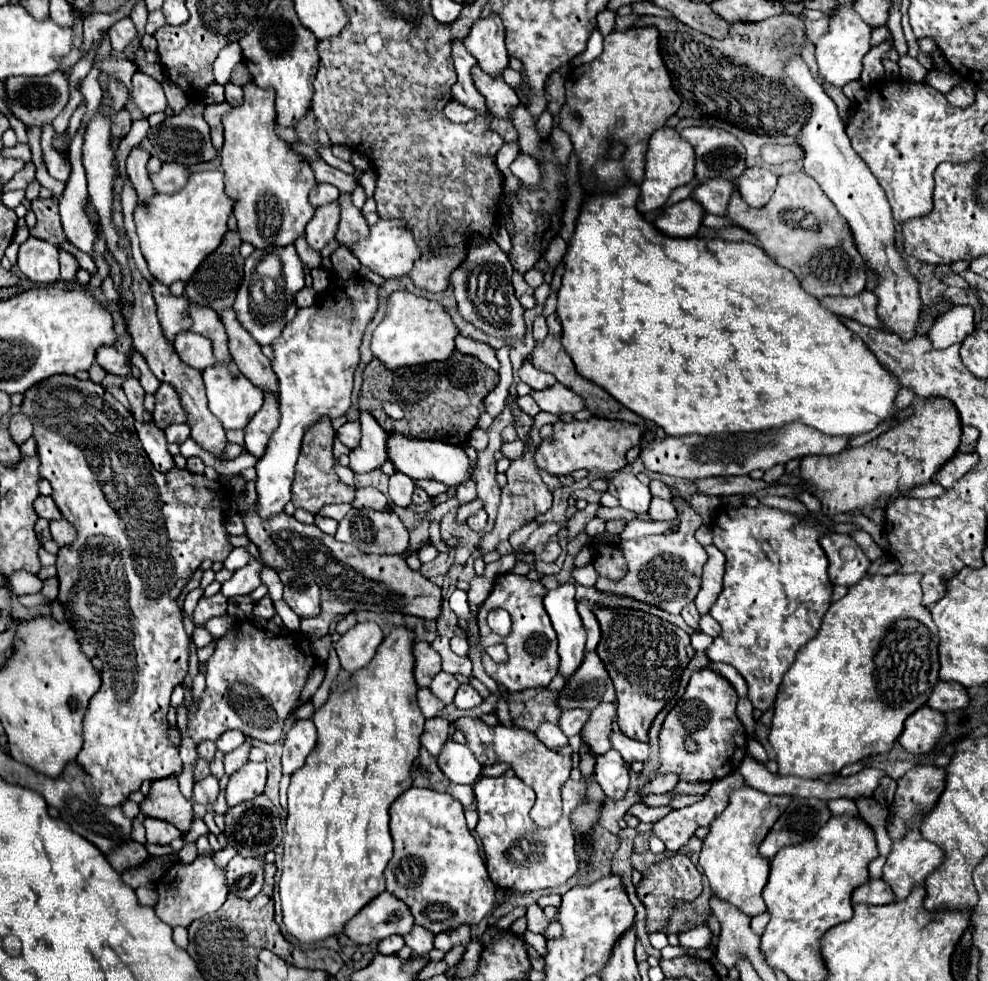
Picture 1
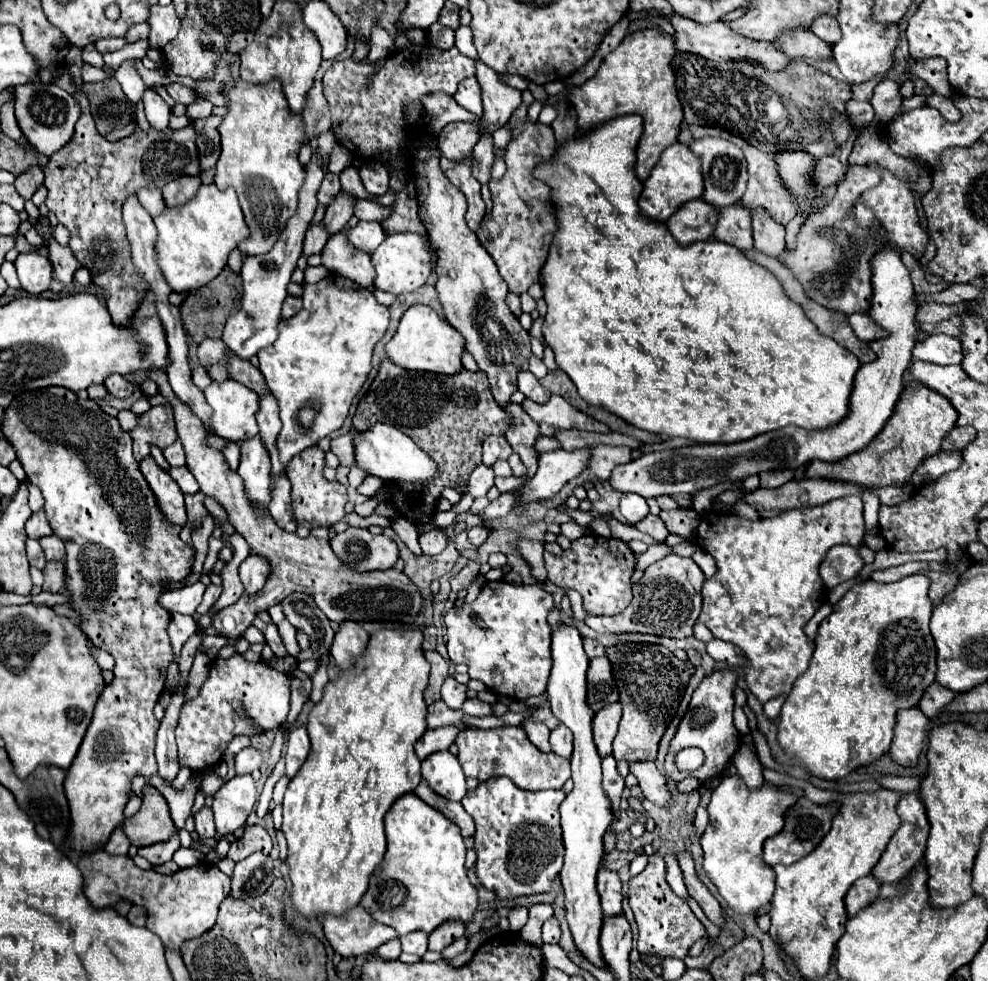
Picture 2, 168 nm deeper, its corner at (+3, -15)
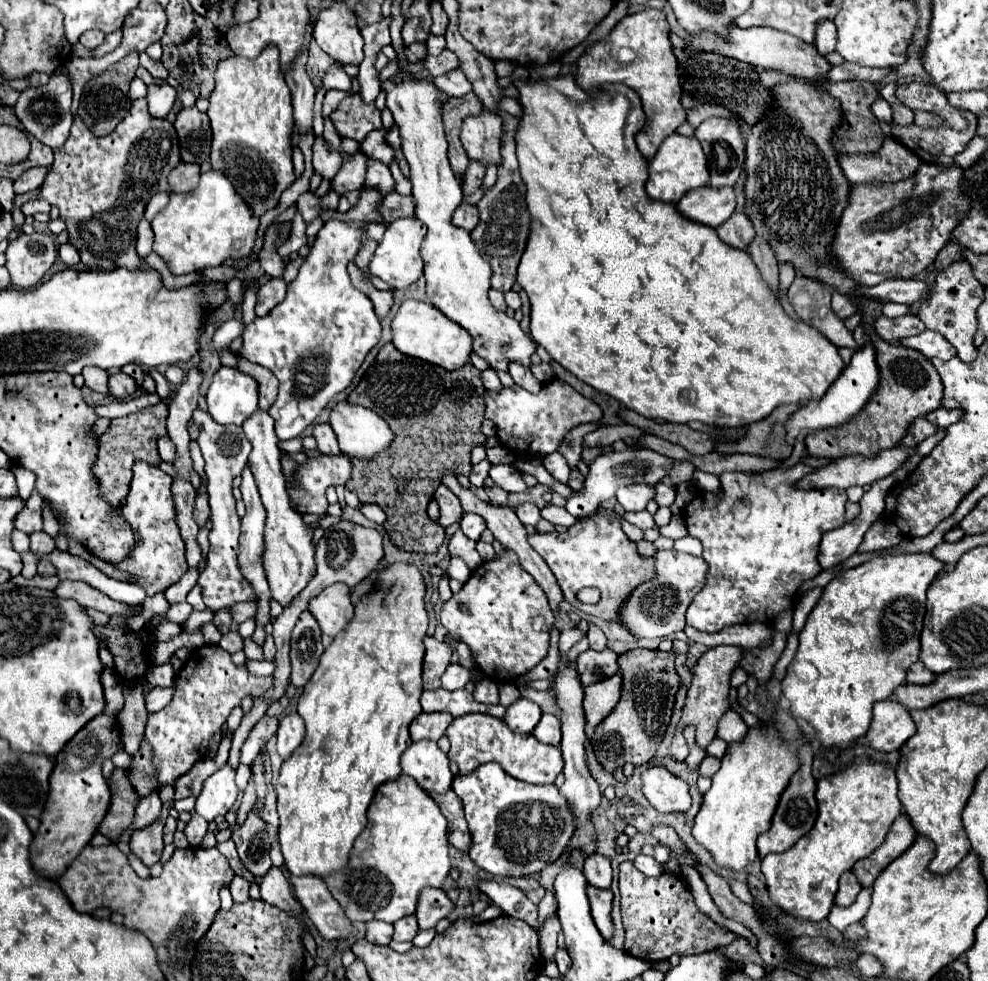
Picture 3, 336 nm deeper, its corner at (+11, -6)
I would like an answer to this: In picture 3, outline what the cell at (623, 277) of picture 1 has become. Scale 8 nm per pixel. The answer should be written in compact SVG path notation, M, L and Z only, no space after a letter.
M571 74L563 78L551 78L545 82L525 82L515 80L519 88L519 102L523 104L523 126L519 126L519 170L521 178L527 186L527 208L531 212L531 238L527 242L527 250L523 252L517 282L527 292L531 300L531 336L543 346L549 356L559 362L565 370L577 376L581 382L593 386L597 392L605 392L607 396L619 400L625 408L635 410L637 414L663 420L673 424L687 424L697 420L715 428L745 428L753 422L767 418L775 408L785 404L801 404L811 400L821 400L827 388L837 380L843 372L845 362L839 356L839 348L827 340L813 326L791 318L773 288L761 278L759 268L753 258L745 250L737 250L719 240L711 226L701 226L677 214L675 204L655 202L645 196L645 180L647 180L647 160L635 146L635 134L645 124L645 114L641 110L639 96L623 86L615 84L603 88L601 92L583 92Z

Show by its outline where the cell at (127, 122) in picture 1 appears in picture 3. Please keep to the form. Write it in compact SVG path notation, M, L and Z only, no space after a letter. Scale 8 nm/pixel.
M135 52L127 54L125 58L121 58L119 62L111 64L103 74L91 78L85 88L83 88L83 96L79 102L79 110L77 114L83 118L83 122L91 128L91 132L95 136L107 136L111 130L115 130L115 126L125 118L125 114L131 108L131 100L129 100L129 84L135 78L135 70L139 66L139 56Z

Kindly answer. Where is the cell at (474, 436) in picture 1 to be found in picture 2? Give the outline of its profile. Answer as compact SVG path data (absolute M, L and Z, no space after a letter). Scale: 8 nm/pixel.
M479 465L469 477L469 495L475 497L475 499L485 497L487 491L493 487L493 479L495 479L493 469L489 469L485 465Z

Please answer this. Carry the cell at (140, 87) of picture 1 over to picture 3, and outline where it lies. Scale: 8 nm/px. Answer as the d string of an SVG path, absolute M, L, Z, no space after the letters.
M151 84L147 86L147 104L153 118L165 118L175 102L175 88L169 84Z

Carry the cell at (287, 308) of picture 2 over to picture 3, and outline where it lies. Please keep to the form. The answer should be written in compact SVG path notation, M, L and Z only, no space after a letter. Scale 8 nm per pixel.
M271 278L257 292L257 316L265 316L275 304L283 302L287 294L287 282L283 278Z

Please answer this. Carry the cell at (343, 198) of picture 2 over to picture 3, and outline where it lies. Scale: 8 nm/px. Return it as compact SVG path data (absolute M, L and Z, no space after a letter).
M359 150L349 162L345 162L341 166L339 174L331 180L331 186L339 196L345 196L349 190L361 190L363 188L365 160L367 160L367 156Z

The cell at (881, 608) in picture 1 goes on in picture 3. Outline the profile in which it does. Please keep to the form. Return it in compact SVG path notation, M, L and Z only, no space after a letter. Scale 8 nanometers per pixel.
M927 552L883 556L845 570L825 586L821 600L809 614L805 628L799 632L797 654L787 666L787 676L781 682L783 696L791 704L789 712L815 730L815 740L823 750L843 750L865 736L873 720L873 704L889 698L901 684L905 684L909 666L919 660L925 592L941 570L943 562Z

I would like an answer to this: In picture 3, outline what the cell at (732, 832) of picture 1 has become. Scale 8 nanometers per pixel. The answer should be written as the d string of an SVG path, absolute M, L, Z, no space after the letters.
M765 726L763 730L749 730L747 742L743 742L743 746L727 748L727 754L721 760L721 768L711 778L711 788L703 796L703 804L701 810L697 812L697 820L693 826L693 838L697 840L697 844L703 846L713 856L717 866L733 872L747 870L749 864L759 860L755 840L763 830L767 830L767 826L771 826L771 818L775 814L779 796L799 768L799 760L795 756L799 742L781 742L777 738L777 732L767 732L767 730L769 726Z

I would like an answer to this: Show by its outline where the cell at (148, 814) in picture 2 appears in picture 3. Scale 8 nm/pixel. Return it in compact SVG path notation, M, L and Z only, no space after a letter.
M115 768L111 784L111 806L99 826L99 832L103 832L113 842L117 842L117 838L133 824L137 802L139 794L131 784L129 774L121 768Z

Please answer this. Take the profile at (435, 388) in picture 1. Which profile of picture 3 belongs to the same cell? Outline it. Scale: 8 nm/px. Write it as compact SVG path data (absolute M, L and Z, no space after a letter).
M385 344L373 366L365 372L357 388L349 394L349 404L361 404L375 414L379 414L395 432L395 446L381 454L379 458L367 462L353 462L353 476L347 482L347 490L351 490L363 504L377 504L387 514L385 530L391 540L407 550L407 552L423 552L435 554L439 546L445 542L445 530L435 524L427 516L427 504L431 502L441 478L445 474L467 476L471 470L471 448L479 446L487 440L481 432L481 424L485 420L485 390L481 382L481 372L473 364L465 364L457 370L443 370L419 358L411 358L395 350L393 344Z

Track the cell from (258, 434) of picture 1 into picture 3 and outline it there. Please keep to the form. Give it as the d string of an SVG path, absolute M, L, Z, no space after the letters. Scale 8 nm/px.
M245 466L243 468L243 474L241 474L243 482L241 482L241 494L243 494L243 502L245 502L245 516L241 518L241 536L239 536L239 570L241 574L251 582L253 590L255 590L255 602L257 602L257 628L255 628L255 634L251 636L259 646L265 642L265 632L263 632L263 626L269 622L269 582L267 582L267 576L265 576L265 568L263 568L263 554L265 554L265 540L263 540L263 532L265 532L265 510L263 510L263 504L261 504L261 498L259 498L259 492L257 492L257 484L255 484L255 478L251 474L251 468Z

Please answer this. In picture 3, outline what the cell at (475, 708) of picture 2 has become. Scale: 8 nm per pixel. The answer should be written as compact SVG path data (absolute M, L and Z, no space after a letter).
M483 678L481 682L475 684L473 698L481 704L499 704L499 690L497 684L491 678Z

